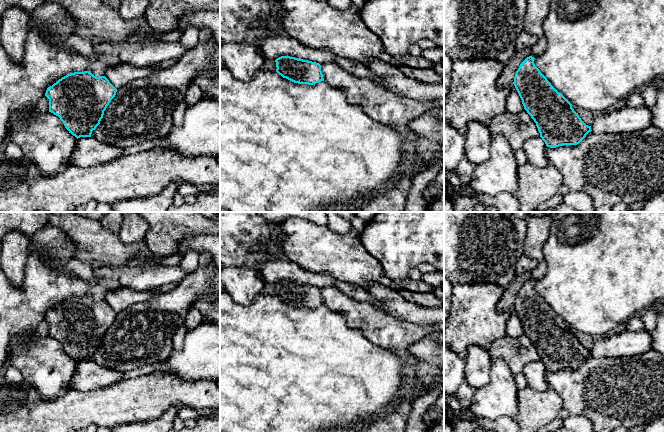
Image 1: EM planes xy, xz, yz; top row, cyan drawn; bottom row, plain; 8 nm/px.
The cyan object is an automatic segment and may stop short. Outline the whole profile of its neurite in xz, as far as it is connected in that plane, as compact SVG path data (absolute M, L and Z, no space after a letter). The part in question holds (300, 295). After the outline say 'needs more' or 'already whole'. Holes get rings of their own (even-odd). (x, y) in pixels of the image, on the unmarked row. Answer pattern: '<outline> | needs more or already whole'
M281 280L276 284L266 283L261 293L276 295L283 302L298 308L313 309L324 305L319 287L290 280Z | needs more

